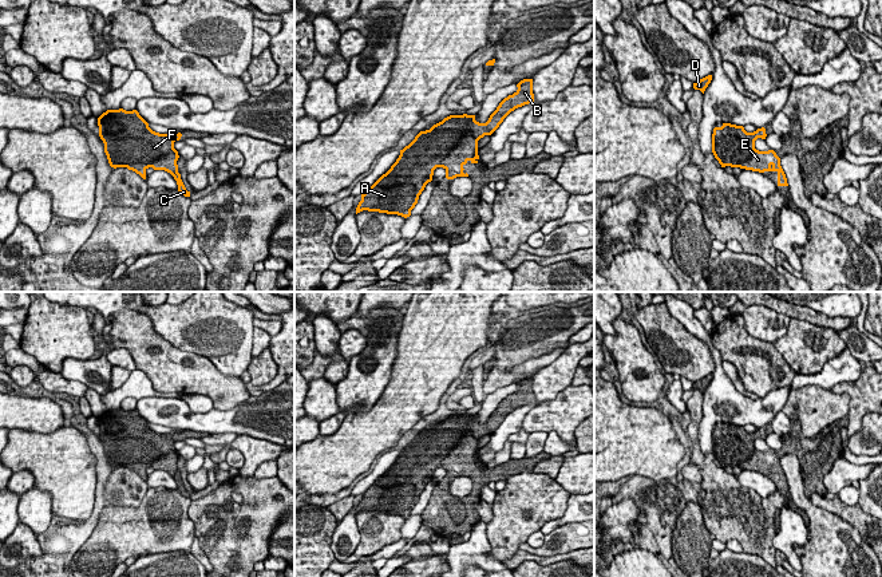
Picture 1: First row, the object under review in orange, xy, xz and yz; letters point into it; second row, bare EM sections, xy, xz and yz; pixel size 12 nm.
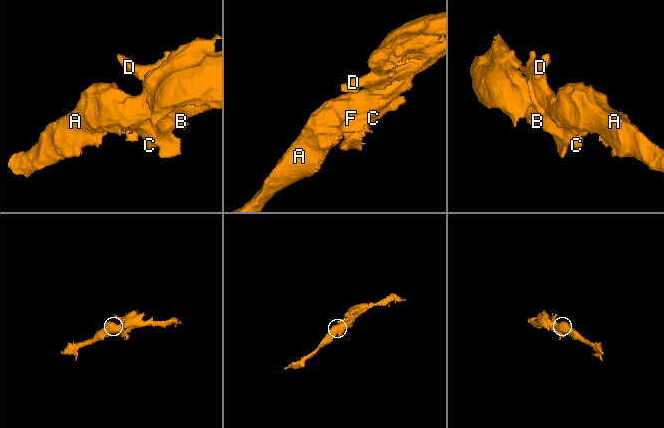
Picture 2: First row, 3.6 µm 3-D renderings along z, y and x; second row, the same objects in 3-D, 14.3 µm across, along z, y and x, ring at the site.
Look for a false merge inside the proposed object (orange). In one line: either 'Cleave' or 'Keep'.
Cleave

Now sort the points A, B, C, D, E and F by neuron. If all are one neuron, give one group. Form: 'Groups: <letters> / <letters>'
Groups: A B C D F / E

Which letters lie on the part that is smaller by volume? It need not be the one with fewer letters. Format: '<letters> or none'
E

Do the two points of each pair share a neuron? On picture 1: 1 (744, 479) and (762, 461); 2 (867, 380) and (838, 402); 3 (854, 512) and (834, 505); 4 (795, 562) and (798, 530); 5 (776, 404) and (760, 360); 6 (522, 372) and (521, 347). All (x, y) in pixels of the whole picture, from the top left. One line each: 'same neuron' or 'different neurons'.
1: different neurons
2: different neurons
3: same neuron
4: same neuron
5: different neurons
6: different neurons

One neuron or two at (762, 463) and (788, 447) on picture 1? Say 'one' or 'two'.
one

